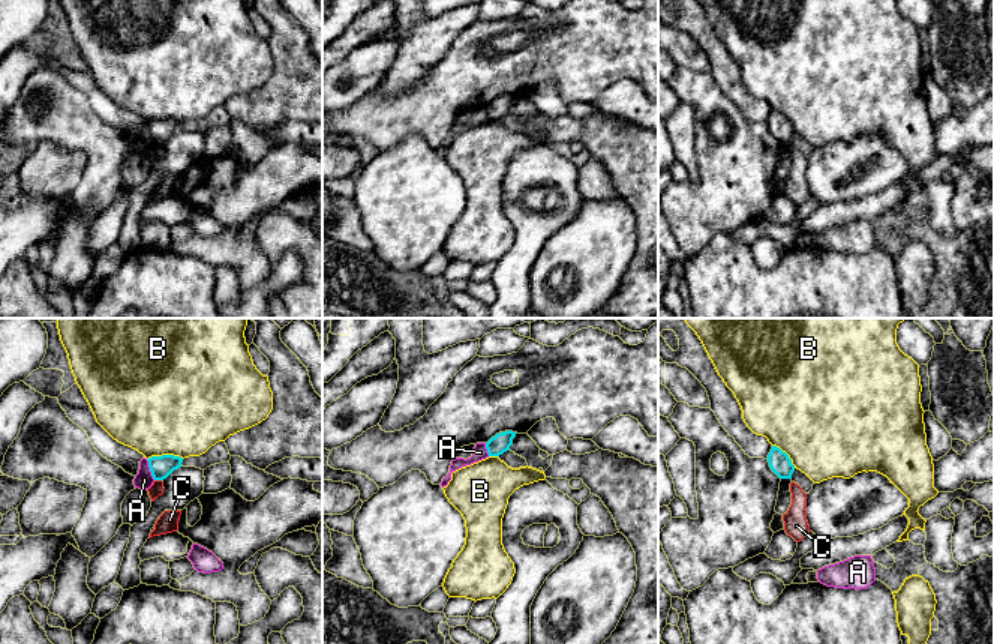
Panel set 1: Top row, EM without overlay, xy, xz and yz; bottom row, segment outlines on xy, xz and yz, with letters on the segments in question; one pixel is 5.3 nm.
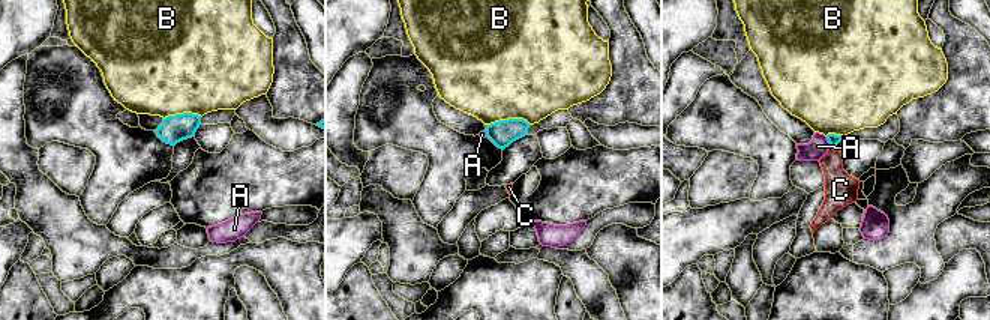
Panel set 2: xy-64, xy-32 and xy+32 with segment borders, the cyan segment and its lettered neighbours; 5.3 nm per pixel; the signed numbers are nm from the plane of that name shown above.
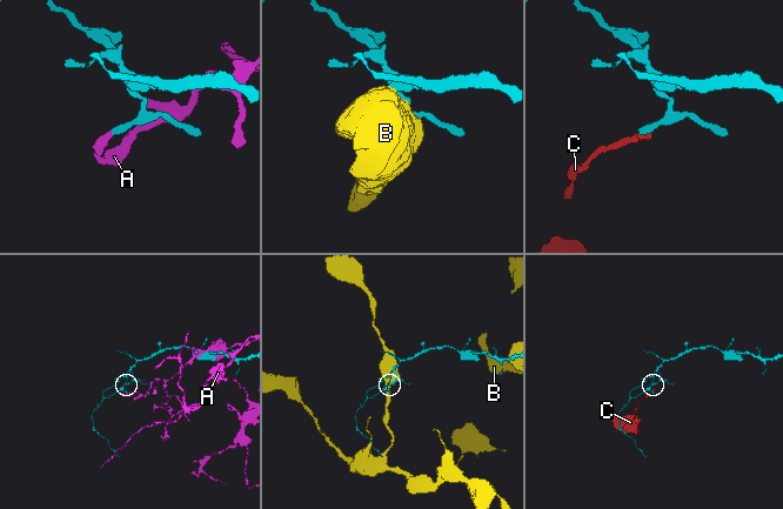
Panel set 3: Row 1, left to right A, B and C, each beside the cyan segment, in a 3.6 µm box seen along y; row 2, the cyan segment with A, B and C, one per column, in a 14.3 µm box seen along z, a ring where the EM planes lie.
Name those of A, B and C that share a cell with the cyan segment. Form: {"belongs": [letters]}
{"belongs": []}

